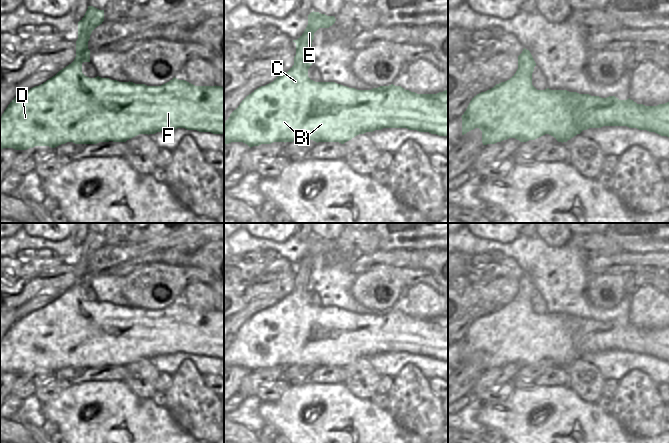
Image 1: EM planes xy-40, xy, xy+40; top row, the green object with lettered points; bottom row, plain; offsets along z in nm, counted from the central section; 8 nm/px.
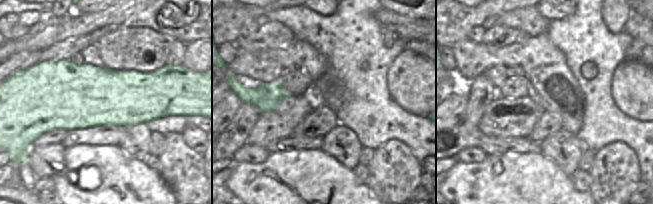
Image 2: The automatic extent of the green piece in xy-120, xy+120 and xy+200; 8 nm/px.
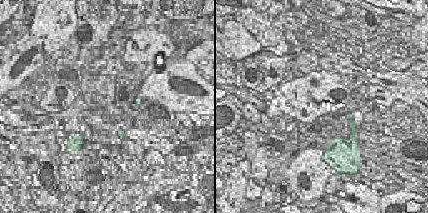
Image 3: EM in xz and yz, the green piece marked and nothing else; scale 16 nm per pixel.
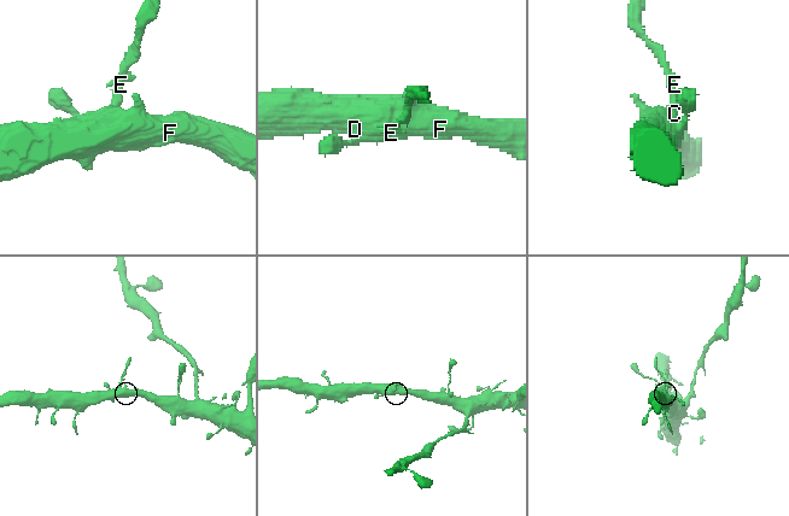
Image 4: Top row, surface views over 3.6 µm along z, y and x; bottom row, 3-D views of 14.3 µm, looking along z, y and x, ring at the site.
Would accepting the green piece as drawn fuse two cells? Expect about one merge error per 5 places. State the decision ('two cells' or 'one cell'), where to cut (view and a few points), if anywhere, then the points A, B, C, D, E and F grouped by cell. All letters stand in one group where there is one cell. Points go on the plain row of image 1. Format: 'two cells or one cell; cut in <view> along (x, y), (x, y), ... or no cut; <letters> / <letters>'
one cell; no cut; A B C D E F

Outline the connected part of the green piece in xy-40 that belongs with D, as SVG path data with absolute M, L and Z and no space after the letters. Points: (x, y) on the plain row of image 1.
M88 230L84 241L78 246L78 263L76 265L76 281L74 285L60 294L55 300L39 310L35 310L27 316L16 320L8 329L4 337L0 340L0 374L3 372L13 372L15 374L27 374L35 370L49 370L55 372L67 366L75 368L97 368L99 366L126 366L139 358L155 358L163 354L175 354L185 352L187 354L197 354L199 356L211 356L213 358L224 359L224 312L221 310L195 310L185 304L173 302L161 310L147 310L145 308L135 308L133 306L119 306L109 302L89 302L82 297L82 287L90 286L90 274L88 265L92 255L104 245L104 234L99 234L93 230Z

